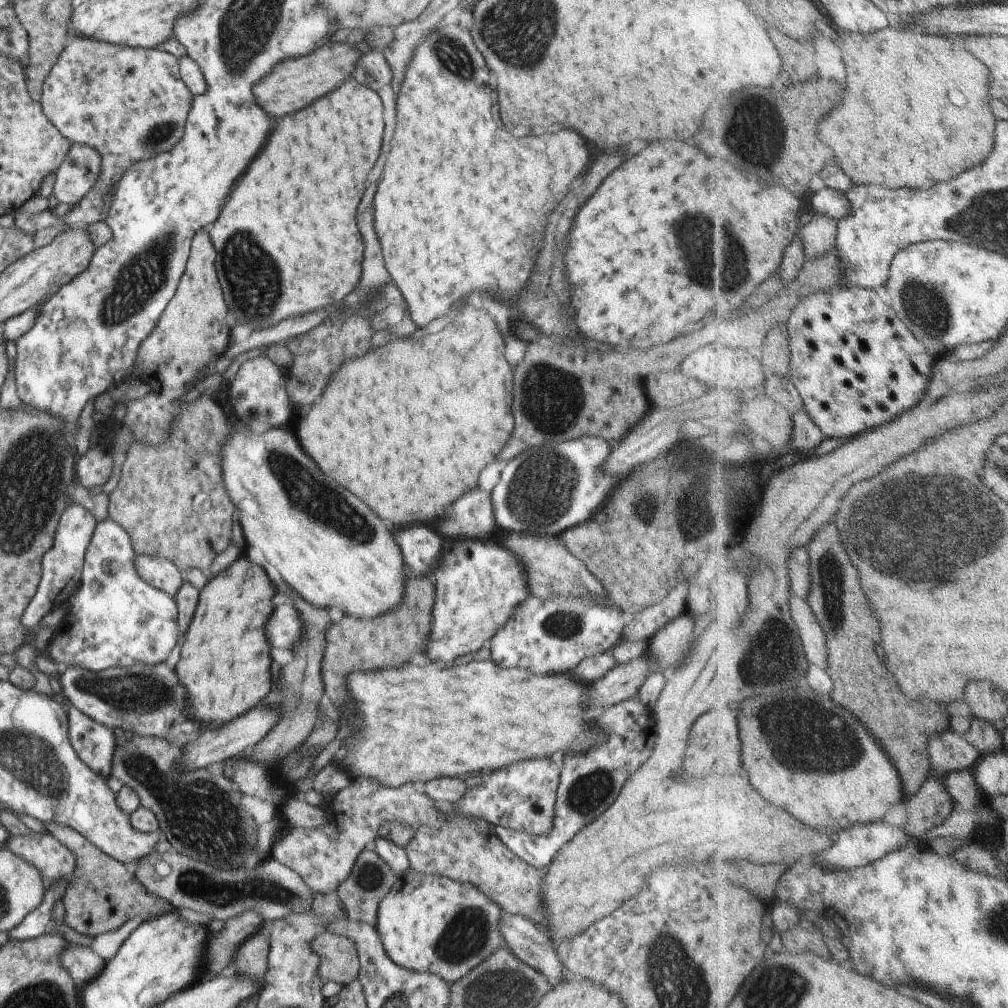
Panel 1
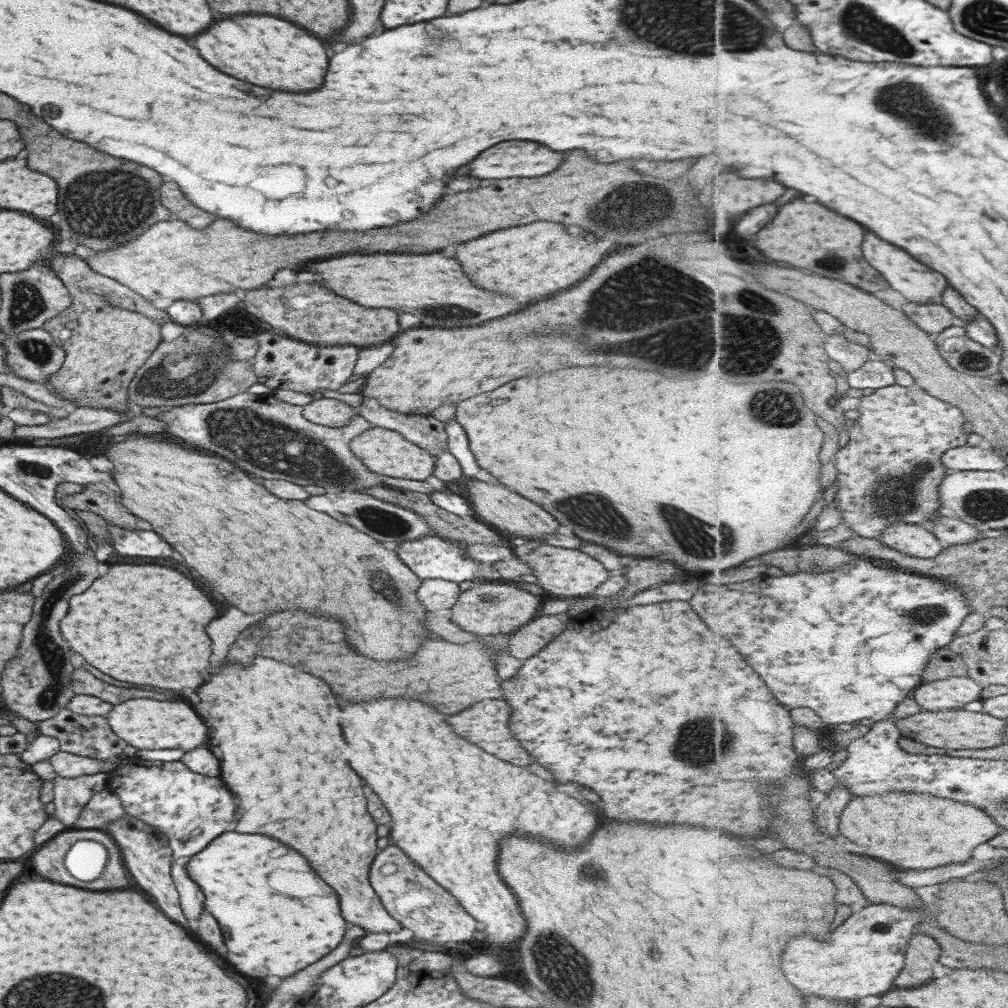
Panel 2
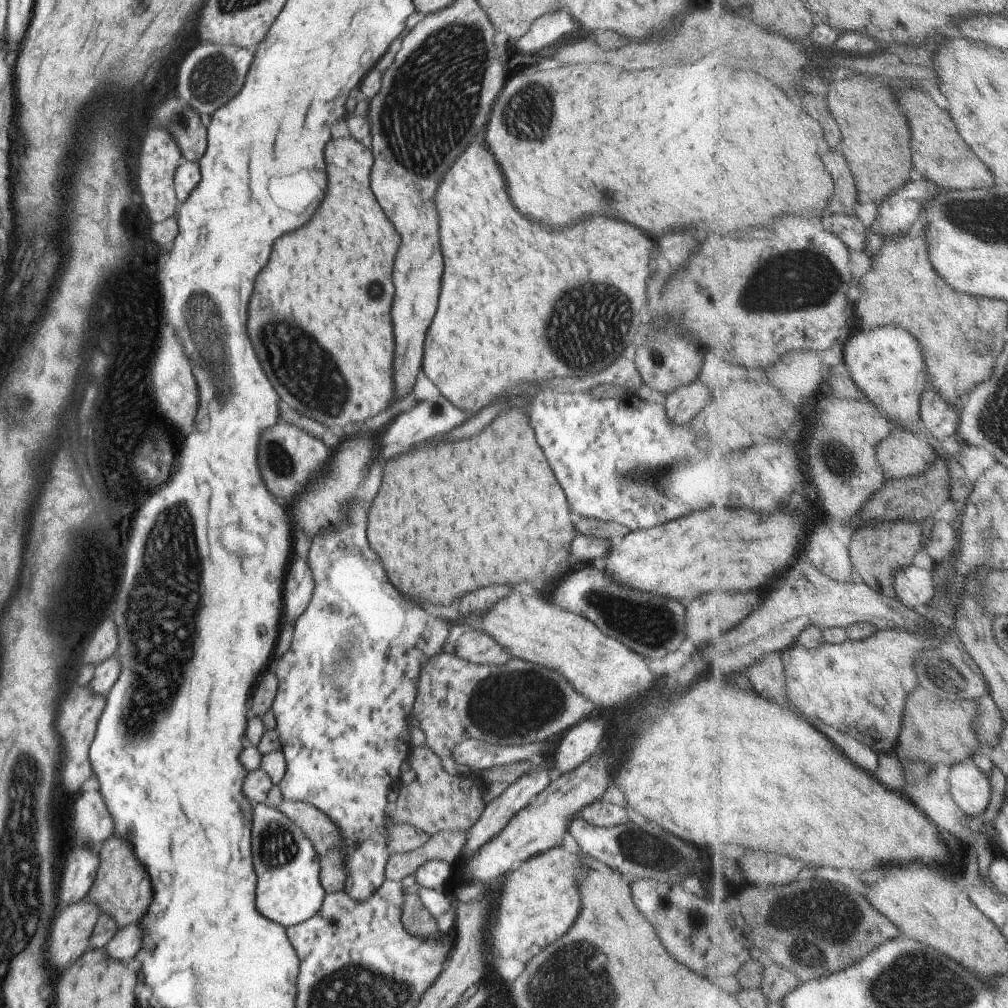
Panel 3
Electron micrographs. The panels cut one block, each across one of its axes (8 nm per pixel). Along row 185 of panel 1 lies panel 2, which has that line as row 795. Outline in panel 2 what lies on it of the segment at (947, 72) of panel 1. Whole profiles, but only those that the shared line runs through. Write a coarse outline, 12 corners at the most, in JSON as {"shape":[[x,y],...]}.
{"shape":[[931,793],[857,795],[840,834],[903,868],[965,863],[1003,828]]}

